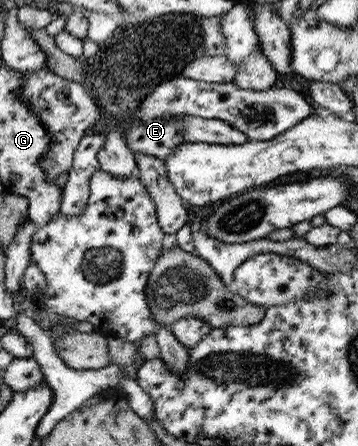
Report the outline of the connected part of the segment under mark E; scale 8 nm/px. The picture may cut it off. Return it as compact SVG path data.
M180 77L159 85L149 97L145 98L140 107L132 112L132 123L130 127L123 130L123 135L126 138L127 146L132 152L150 154L165 162L168 156L172 156L180 148L180 144L184 144L187 141L182 133L182 130L184 130L182 118L184 116L200 116L209 120L219 119L244 132L251 141L265 141L275 138L288 128L299 124L313 114L314 111L315 109L309 105L304 96L287 86L279 88L278 84L275 84L273 87L263 91L253 91L240 88L234 83L205 83Z

